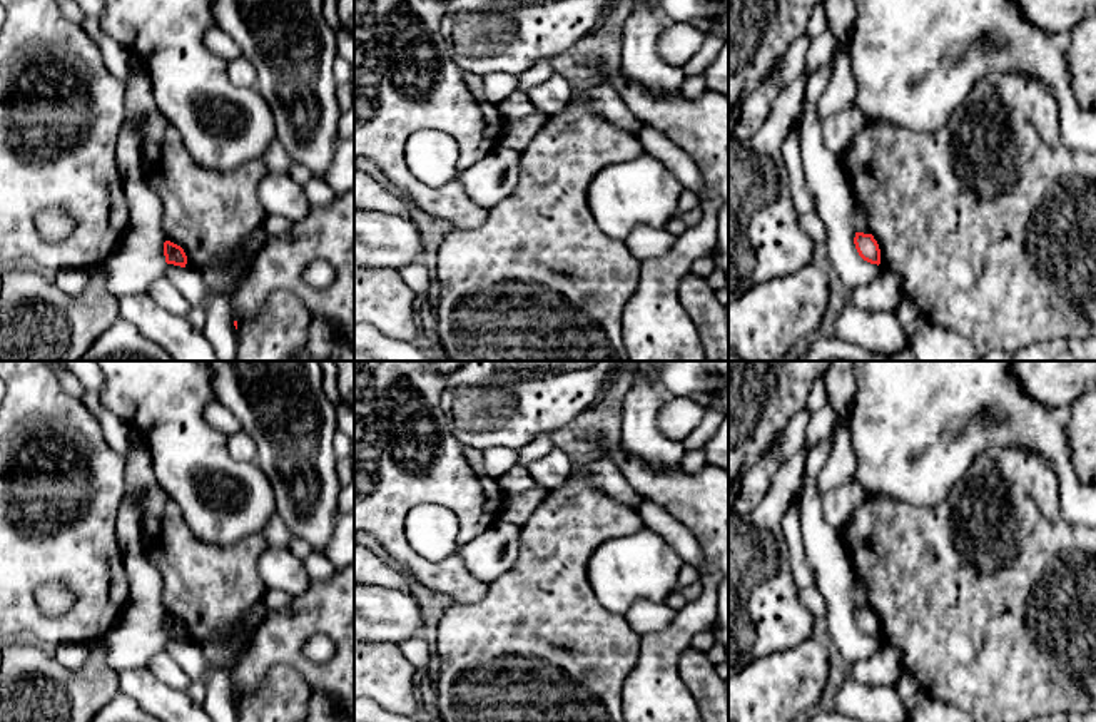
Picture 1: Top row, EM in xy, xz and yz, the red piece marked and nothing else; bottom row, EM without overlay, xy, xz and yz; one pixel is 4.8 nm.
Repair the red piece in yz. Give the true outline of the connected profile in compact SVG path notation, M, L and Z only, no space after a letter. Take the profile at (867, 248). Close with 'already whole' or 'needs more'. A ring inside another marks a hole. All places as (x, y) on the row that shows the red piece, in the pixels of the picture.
M855 232L854 244L864 261L880 264L880 249L872 234Z; already whole

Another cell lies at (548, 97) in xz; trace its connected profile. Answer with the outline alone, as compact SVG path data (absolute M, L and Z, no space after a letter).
M553 72L545 82L526 92L535 110L551 117L570 104L573 87L561 75Z

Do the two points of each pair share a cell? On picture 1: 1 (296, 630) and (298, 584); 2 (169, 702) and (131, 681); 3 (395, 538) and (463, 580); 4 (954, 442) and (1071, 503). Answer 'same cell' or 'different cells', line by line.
1: different cells
2: same cell
3: same cell
4: same cell

